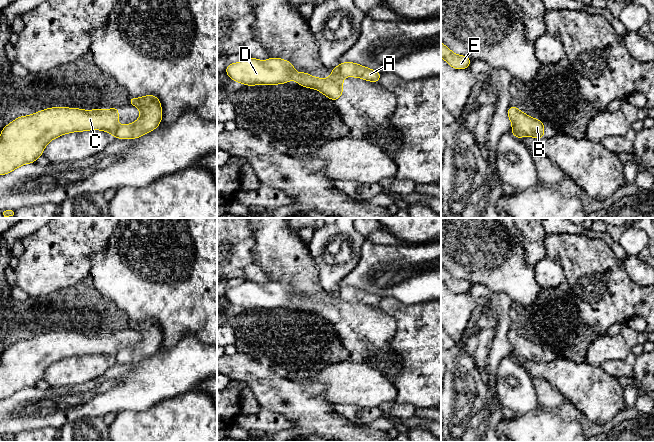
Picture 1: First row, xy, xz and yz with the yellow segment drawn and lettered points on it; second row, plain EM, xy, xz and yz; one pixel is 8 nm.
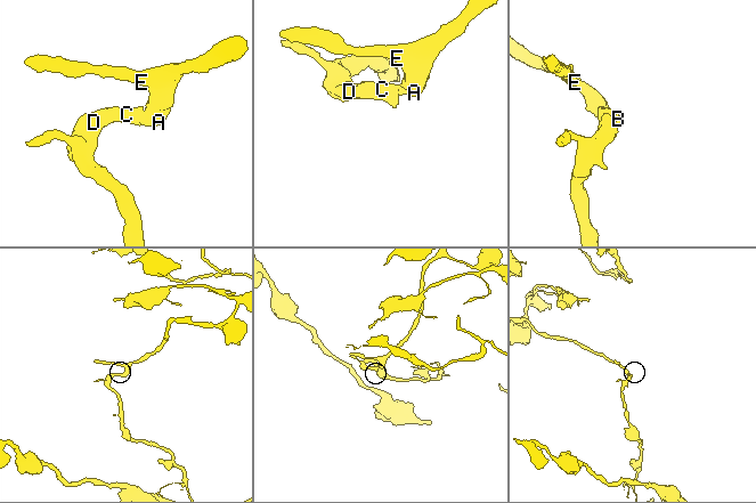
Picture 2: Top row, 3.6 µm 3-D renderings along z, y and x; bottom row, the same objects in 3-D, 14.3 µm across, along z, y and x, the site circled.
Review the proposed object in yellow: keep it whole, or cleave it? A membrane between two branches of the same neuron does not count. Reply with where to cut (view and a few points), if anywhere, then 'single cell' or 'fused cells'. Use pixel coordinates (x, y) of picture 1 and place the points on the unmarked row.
yz (513, 351), (523, 359) | fused cells

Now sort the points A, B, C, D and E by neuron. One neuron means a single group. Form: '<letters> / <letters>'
A E / B C D

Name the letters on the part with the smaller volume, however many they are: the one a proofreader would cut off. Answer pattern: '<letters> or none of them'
B, C, D

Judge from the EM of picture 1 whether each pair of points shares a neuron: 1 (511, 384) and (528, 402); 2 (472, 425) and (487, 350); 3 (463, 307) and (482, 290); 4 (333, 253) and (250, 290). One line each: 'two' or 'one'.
1: one
2: one
3: two
4: two

